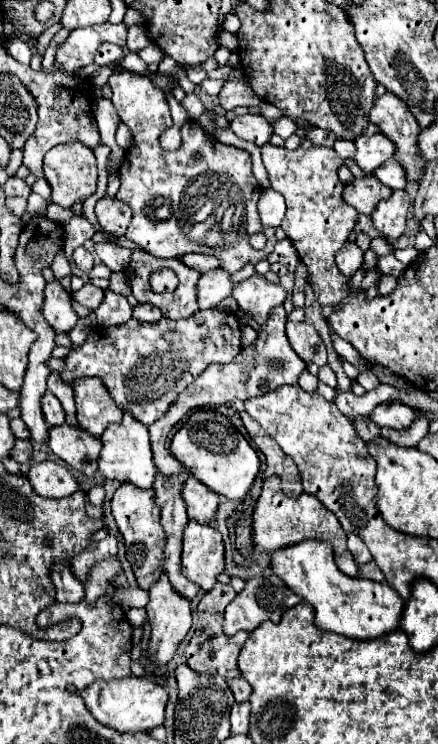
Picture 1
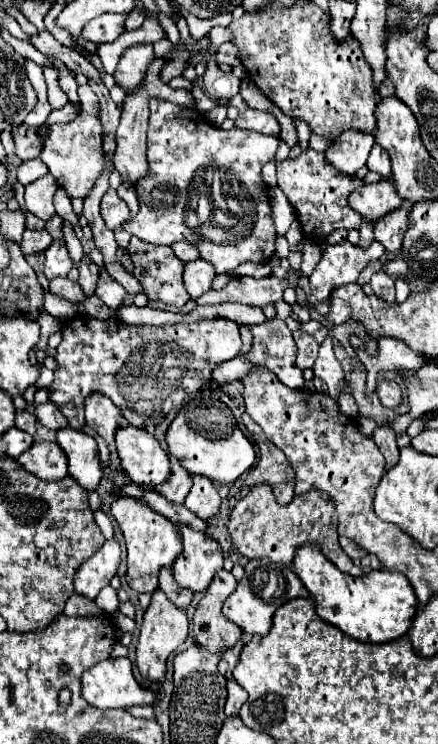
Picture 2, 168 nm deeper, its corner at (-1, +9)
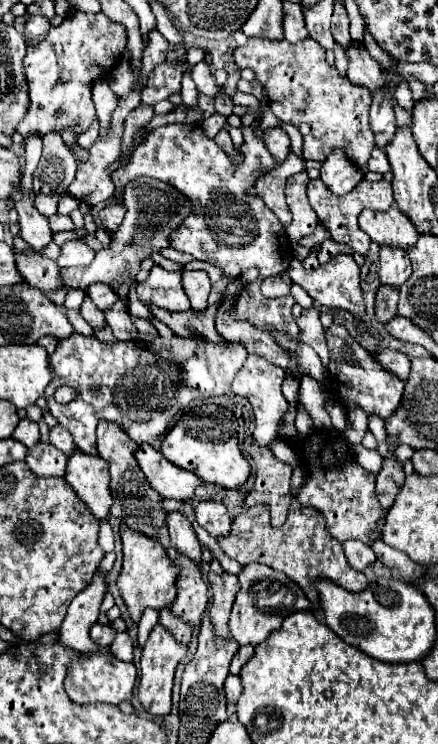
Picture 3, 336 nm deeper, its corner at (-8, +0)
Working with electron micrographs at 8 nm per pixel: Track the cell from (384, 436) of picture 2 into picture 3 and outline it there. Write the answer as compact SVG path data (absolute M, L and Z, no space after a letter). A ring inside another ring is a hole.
M396 456L384 458L384 466L376 476L376 498L384 508L384 512L388 512L388 508L394 504L394 498L402 486L404 486L402 464L396 460Z

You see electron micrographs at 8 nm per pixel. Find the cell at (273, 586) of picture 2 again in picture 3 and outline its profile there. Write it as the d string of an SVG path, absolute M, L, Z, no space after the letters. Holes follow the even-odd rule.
M264 564L244 566L242 572L238 574L238 580L240 580L242 588L232 606L230 632L232 632L232 638L240 646L246 646L246 644L258 646L260 642L264 642L268 638L268 634L272 630L278 630L282 626L286 616L290 616L292 612L310 608L308 598L304 596L304 592L300 592L300 586L296 582L288 580L288 576L284 576L284 572L276 572Z

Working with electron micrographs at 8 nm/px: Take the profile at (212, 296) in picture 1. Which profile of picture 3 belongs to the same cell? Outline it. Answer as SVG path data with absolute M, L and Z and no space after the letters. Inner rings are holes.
M204 270L182 272L182 286L186 288L184 292L186 292L194 310L208 308L208 296L210 296L212 284L210 284L210 278Z

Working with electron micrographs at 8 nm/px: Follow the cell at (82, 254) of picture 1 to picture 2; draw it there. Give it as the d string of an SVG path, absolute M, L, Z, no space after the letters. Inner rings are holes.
M87 255L81 259L81 263L79 263L79 281L77 283L83 287L83 291L85 291L87 297L95 293L99 271L101 271L101 267L95 265Z

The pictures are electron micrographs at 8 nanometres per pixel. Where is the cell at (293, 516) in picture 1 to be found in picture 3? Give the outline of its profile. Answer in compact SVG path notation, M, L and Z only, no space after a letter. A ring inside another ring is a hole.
M264 504L246 508L232 522L230 536L220 538L218 544L222 546L226 556L240 562L242 566L260 562L274 570L282 570L290 580L294 580L304 590L304 594L312 602L314 610L320 610L318 590L314 588L314 582L320 578L330 580L342 588L346 588L348 592L362 592L368 586L368 580L362 572L348 568L346 556L342 552L342 544L338 540L332 540L332 536L328 536L324 516L320 512L316 512L316 508L292 506L284 528L270 526L270 512L268 512L268 508L264 508Z

